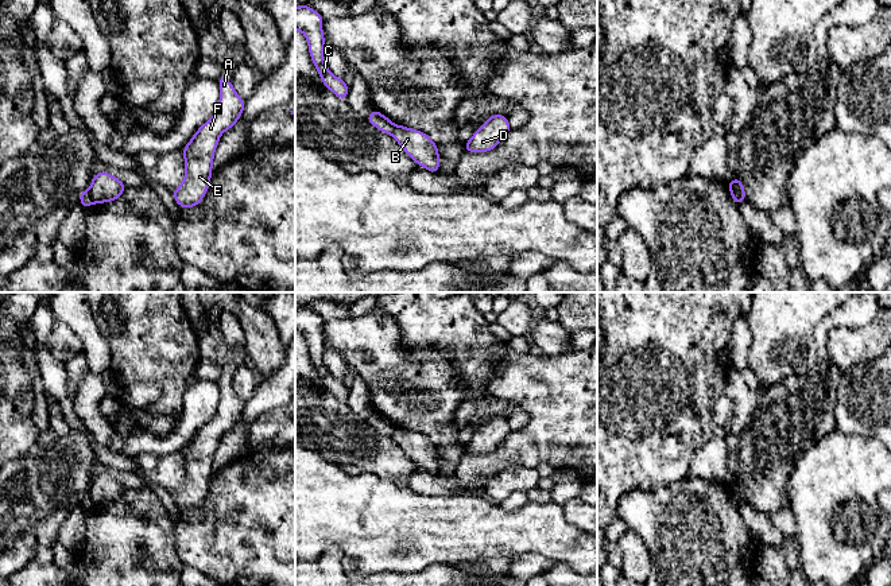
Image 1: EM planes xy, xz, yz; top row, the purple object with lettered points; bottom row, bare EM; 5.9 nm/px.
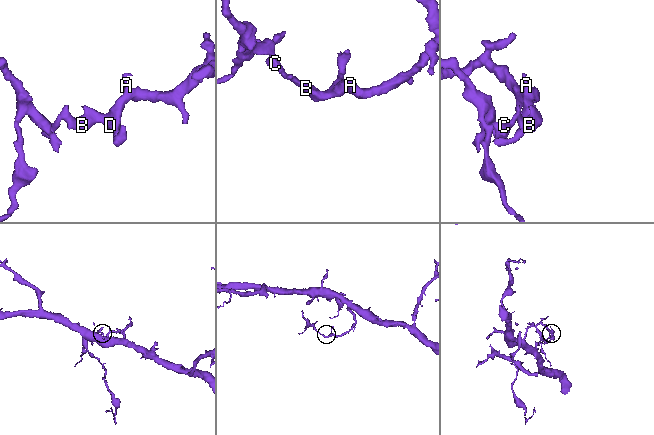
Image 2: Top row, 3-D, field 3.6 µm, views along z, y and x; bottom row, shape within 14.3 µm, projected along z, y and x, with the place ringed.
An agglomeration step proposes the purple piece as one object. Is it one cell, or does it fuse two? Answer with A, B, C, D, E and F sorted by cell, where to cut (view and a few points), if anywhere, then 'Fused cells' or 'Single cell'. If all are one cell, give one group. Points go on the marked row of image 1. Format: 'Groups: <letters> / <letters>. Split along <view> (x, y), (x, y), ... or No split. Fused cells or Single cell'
Groups: A B D E F / C. Split along yz (733, 178), (733, 189), (740, 201). Fused cells

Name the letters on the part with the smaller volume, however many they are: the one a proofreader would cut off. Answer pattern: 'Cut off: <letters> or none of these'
Cut off: C

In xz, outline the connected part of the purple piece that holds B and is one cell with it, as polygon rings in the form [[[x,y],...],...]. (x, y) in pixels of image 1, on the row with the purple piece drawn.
[[[396,125],[391,136],[417,164],[434,174],[439,171],[438,145],[425,132]]]

